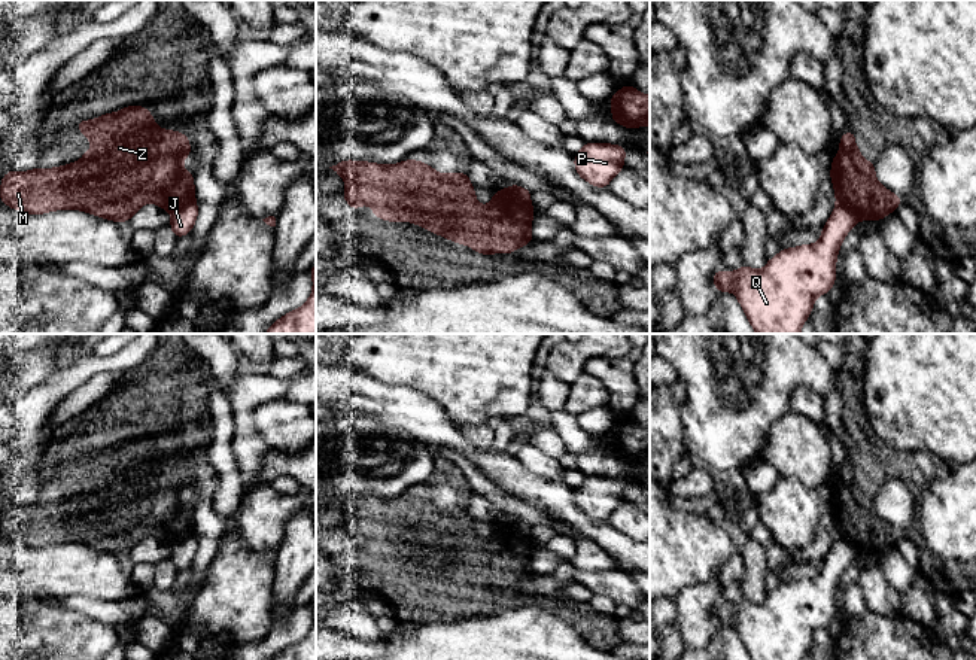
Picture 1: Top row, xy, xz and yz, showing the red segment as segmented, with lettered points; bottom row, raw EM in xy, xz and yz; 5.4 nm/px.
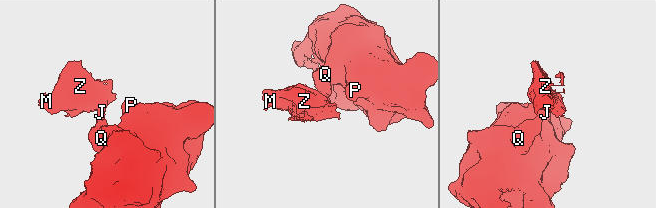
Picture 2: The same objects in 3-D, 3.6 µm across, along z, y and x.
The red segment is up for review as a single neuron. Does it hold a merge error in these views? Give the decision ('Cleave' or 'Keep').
Cleave

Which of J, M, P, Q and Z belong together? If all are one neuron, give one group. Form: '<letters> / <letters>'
J P Q / M Z

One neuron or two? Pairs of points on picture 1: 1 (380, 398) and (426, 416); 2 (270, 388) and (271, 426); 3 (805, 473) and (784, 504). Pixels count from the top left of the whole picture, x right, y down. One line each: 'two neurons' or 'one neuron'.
1: one neuron
2: two neurons
3: two neurons

